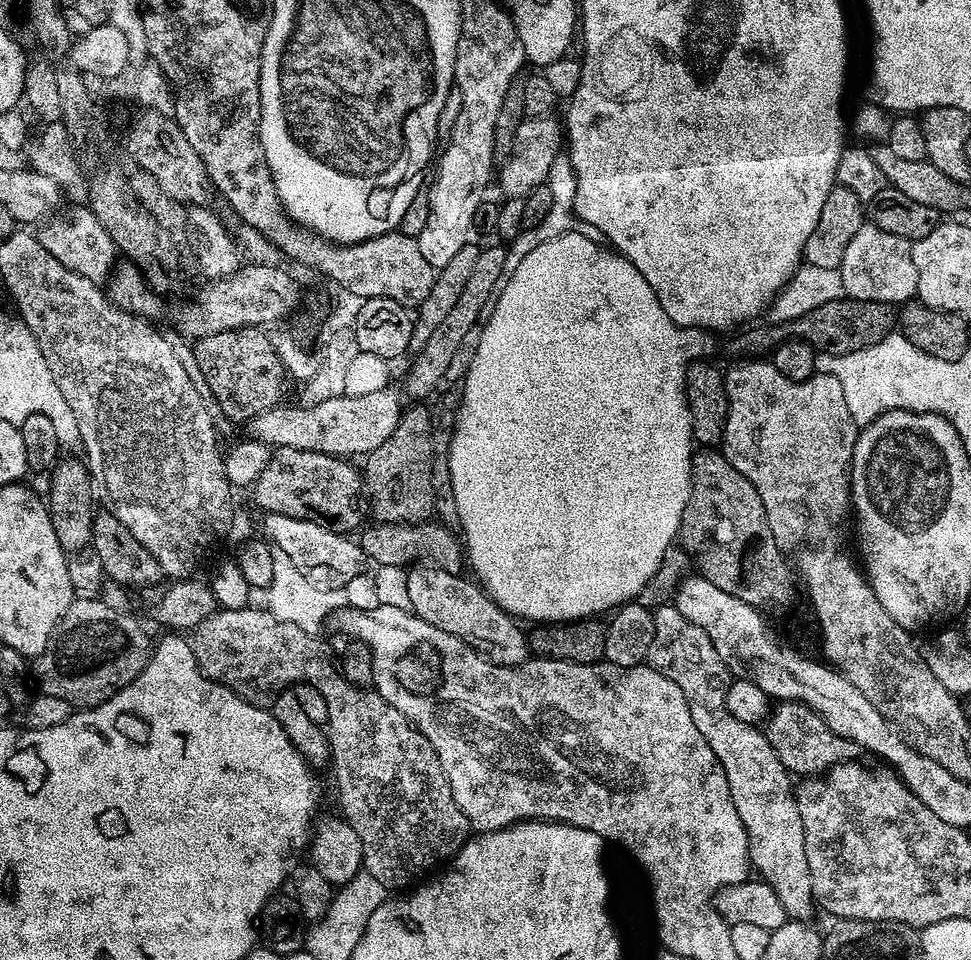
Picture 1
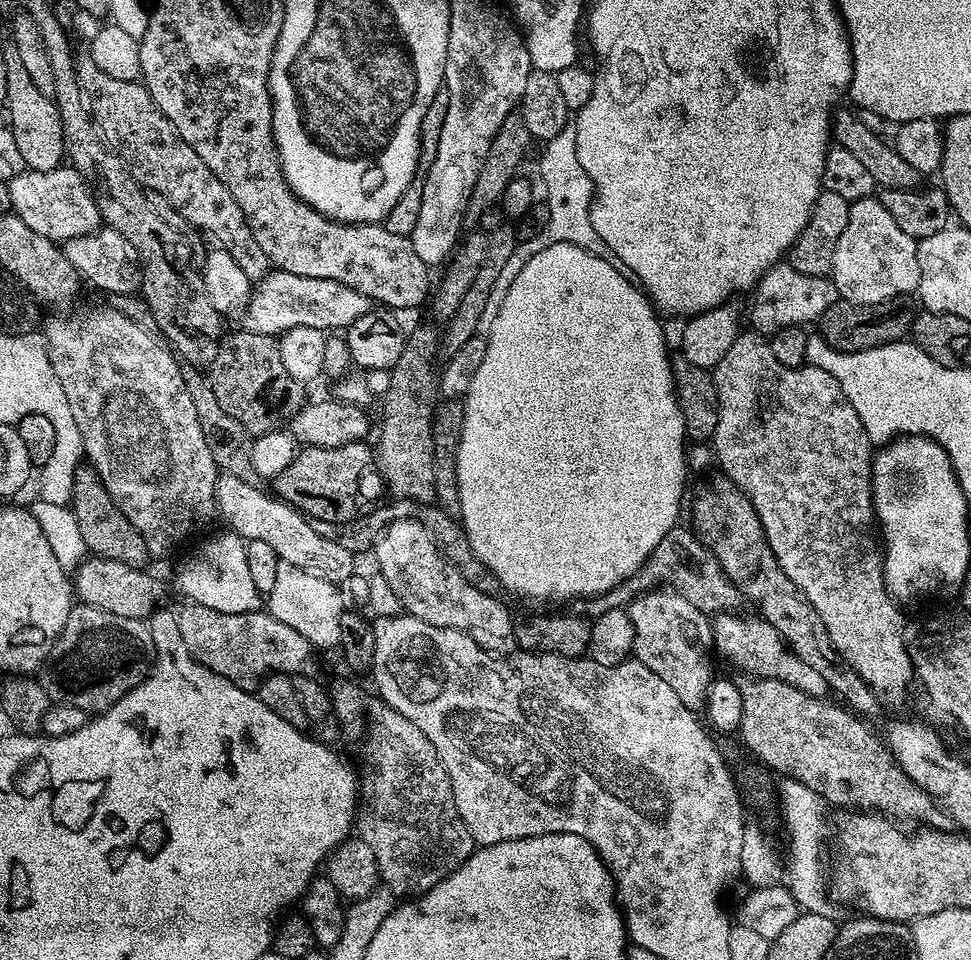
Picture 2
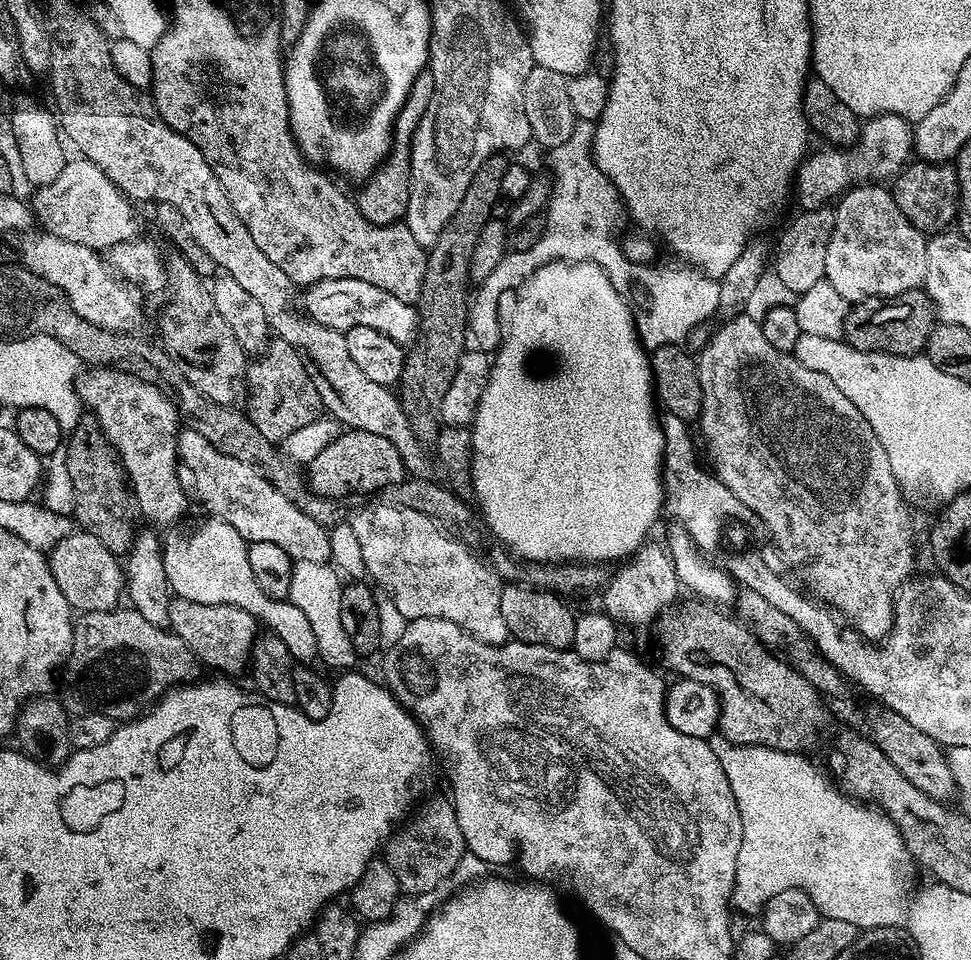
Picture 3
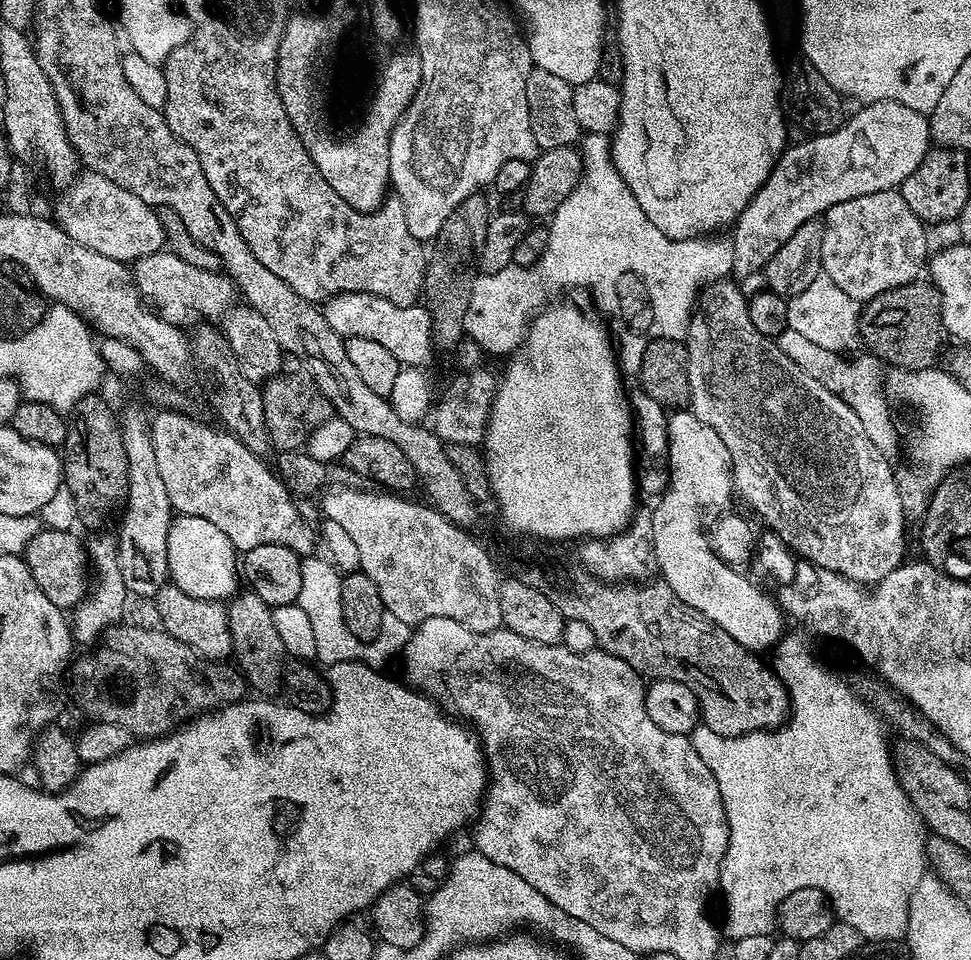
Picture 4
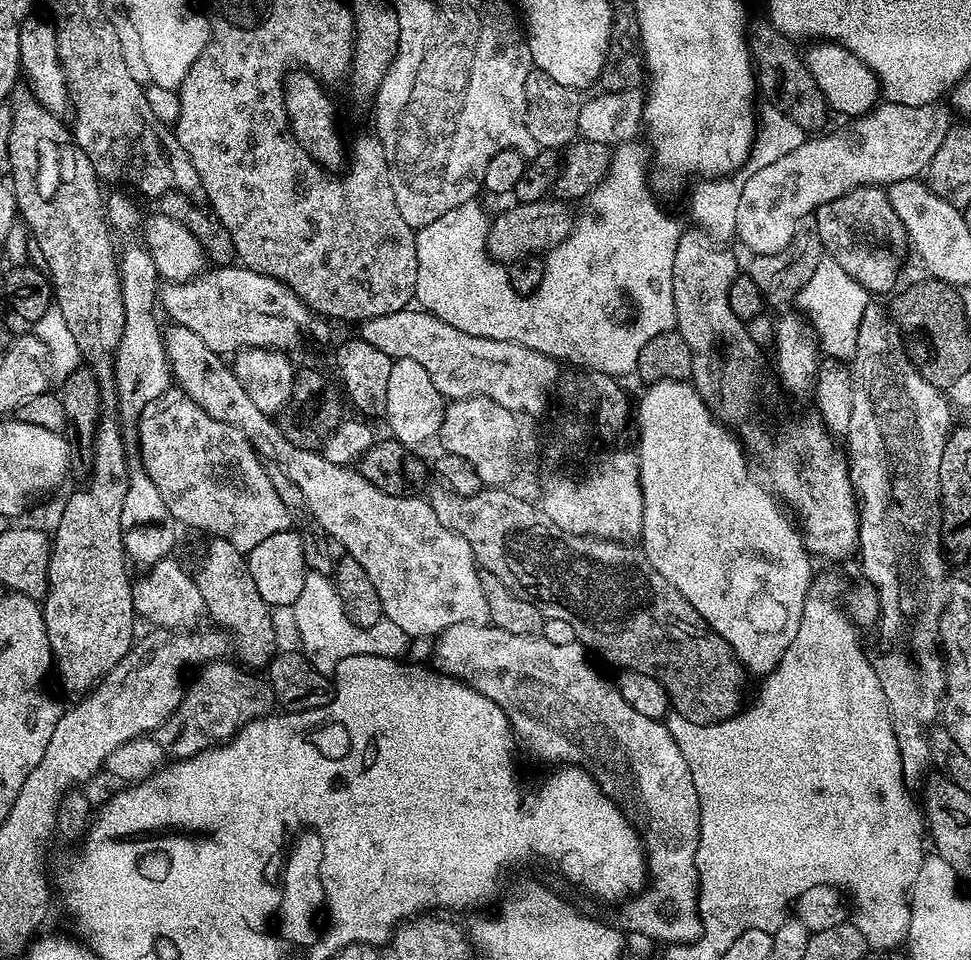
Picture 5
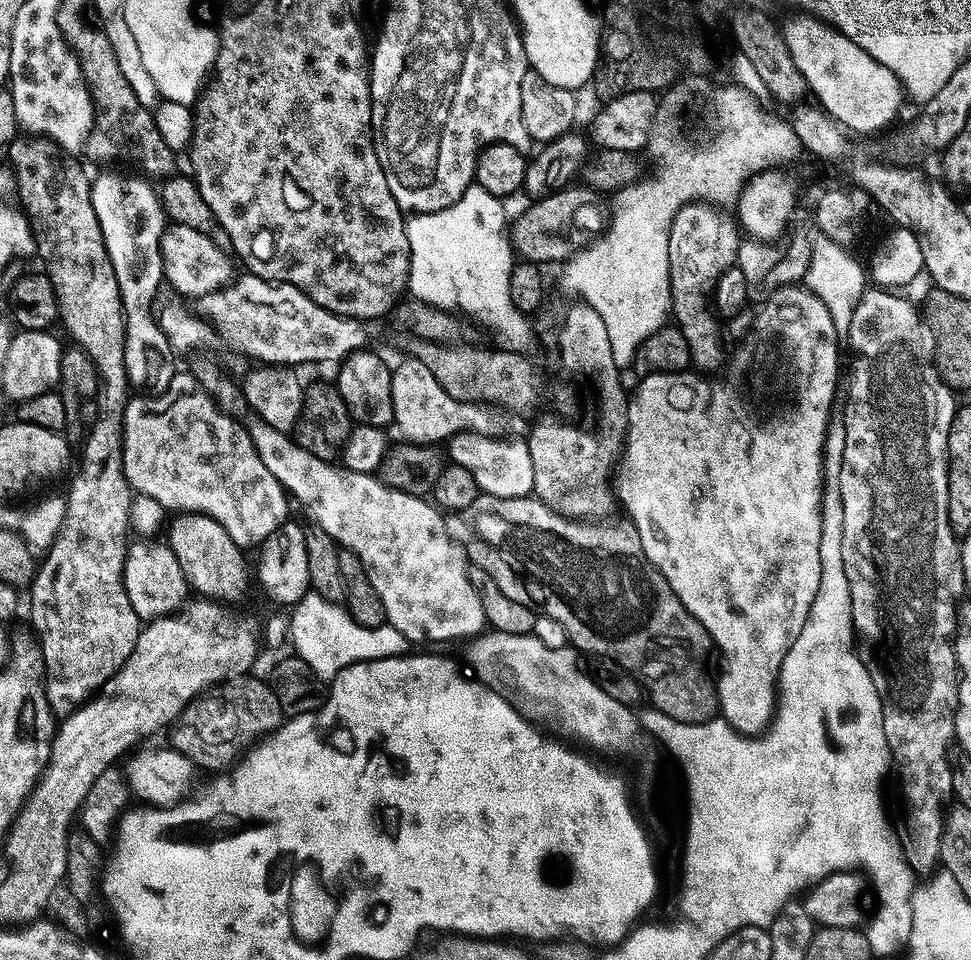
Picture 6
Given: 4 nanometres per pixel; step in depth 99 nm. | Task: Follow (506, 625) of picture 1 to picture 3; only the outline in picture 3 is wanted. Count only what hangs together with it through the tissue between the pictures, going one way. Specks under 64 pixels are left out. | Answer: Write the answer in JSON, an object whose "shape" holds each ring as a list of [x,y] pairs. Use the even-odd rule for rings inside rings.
{"shape":[[[380,504],[377,508],[364,508],[350,517],[350,523],[361,546],[362,558],[365,562],[365,573],[377,585],[381,584],[383,595],[389,596],[398,606],[404,619],[413,620],[445,620],[454,622],[463,632],[477,636],[487,644],[506,644],[510,637],[506,621],[502,619],[502,580],[490,570],[463,544],[455,540],[439,523],[432,519],[419,507],[395,508],[392,504]]]}

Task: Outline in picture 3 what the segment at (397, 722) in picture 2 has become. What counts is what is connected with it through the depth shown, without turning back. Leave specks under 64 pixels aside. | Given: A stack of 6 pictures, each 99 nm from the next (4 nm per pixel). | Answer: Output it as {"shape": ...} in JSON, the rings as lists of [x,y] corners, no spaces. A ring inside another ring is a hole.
{"shape":[[[436,796],[426,801],[424,809],[410,820],[388,837],[382,848],[382,860],[392,875],[395,887],[403,895],[428,896],[443,880],[451,877],[452,871],[465,856],[464,835],[456,821],[456,810],[451,799],[445,797],[443,800]]]}

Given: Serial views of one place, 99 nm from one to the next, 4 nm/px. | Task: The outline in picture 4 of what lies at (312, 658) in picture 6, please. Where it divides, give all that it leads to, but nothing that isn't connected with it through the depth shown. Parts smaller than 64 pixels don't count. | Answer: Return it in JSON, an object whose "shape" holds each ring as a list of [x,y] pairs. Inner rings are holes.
{"shape":[[[313,554],[301,559],[302,590],[296,599],[296,603],[302,610],[306,610],[307,617],[311,621],[311,628],[314,629],[317,647],[315,659],[321,665],[328,664],[328,666],[351,660],[359,660],[362,664],[384,666],[380,664],[386,663],[391,656],[399,657],[403,653],[404,647],[408,645],[408,639],[412,636],[413,629],[406,622],[402,622],[402,618],[394,618],[394,614],[385,612],[382,618],[382,630],[378,634],[378,638],[373,640],[354,638],[354,634],[350,634],[350,626],[346,626],[346,622],[342,618],[341,573],[330,559],[321,556]]]}

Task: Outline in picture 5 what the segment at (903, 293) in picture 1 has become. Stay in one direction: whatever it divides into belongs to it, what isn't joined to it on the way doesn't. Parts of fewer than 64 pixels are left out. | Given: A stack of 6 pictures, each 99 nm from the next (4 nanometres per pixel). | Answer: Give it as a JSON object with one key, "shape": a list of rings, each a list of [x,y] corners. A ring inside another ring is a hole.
{"shape":[[[883,187],[852,189],[816,209],[814,219],[814,227],[825,253],[869,294],[891,293],[897,287],[900,259],[904,256],[904,248],[909,247],[908,234],[894,212],[894,206],[890,206],[890,198]]]}

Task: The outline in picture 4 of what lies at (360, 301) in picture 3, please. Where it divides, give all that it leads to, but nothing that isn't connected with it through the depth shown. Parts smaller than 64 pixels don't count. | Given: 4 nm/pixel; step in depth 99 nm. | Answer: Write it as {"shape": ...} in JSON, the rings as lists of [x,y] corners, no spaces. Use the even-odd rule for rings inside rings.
{"shape":[[[343,292],[323,301],[322,311],[326,322],[330,322],[330,326],[339,336],[371,338],[374,342],[381,343],[386,350],[390,350],[390,354],[398,358],[401,366],[424,368],[432,358],[432,317],[427,307],[419,303],[394,306],[394,302],[378,298],[374,294]]]}

